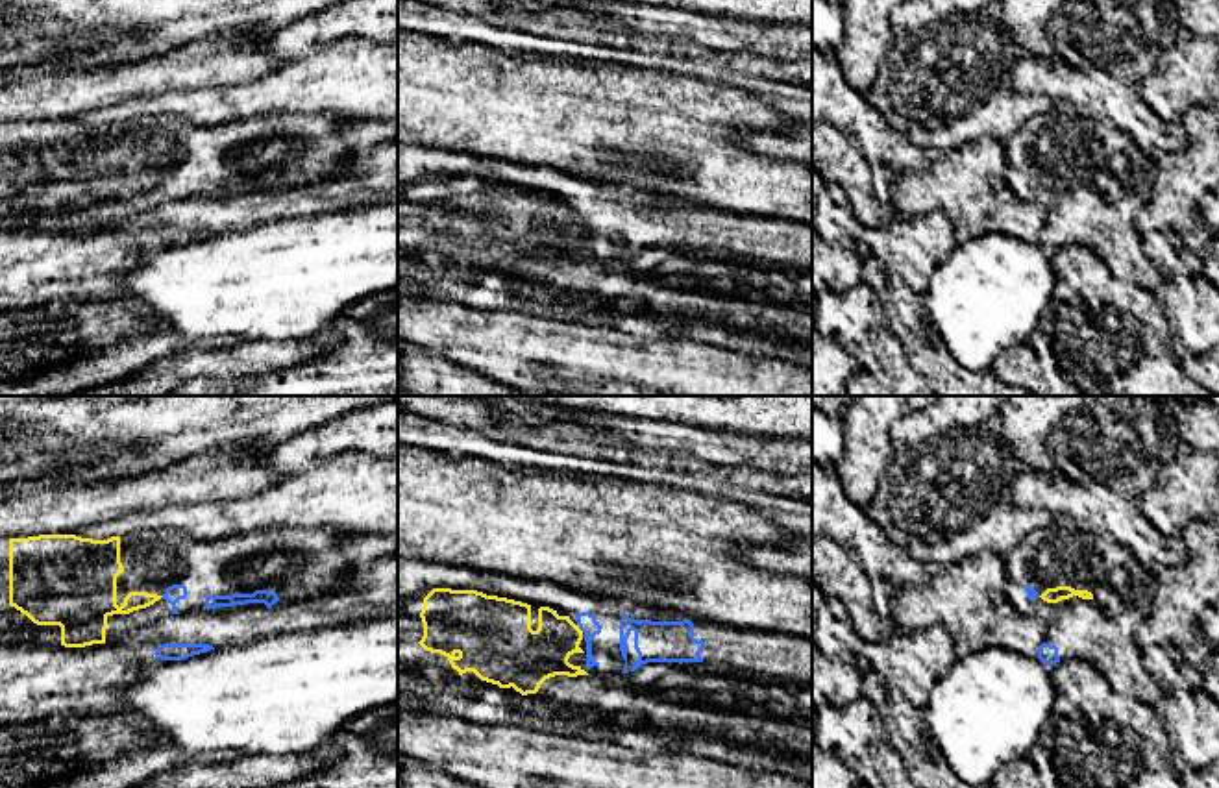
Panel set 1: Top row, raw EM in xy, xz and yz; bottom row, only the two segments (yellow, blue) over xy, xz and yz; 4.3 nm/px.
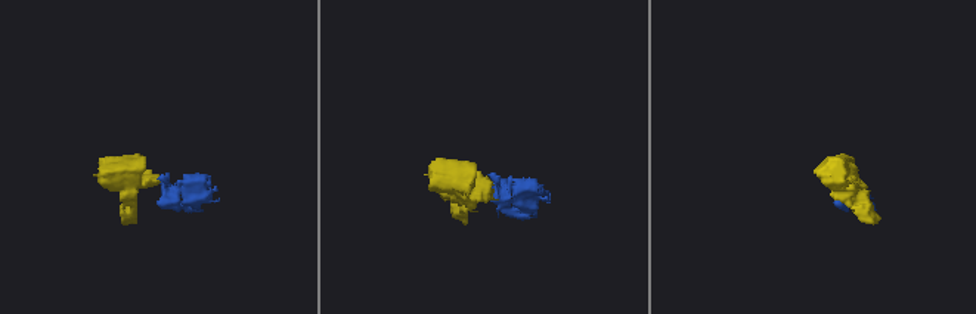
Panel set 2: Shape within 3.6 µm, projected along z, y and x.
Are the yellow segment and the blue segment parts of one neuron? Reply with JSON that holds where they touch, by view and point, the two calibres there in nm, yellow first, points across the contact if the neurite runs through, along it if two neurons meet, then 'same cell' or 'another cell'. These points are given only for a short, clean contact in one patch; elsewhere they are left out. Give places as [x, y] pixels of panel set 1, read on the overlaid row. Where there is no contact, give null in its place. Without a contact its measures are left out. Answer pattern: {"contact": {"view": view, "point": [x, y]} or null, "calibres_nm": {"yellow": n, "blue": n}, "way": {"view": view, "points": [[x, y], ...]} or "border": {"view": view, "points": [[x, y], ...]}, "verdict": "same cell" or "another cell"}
{"contact": {"view": "xz", "point": [578, 627]}, "calibres_nm": {"yellow": 240, "blue": 80}, "verdict": "same cell"}

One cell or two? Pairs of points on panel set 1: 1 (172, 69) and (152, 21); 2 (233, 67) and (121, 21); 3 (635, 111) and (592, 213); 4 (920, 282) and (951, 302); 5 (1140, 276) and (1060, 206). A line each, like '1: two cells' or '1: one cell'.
1: two cells
2: two cells
3: two cells
4: two cells
5: one cell

